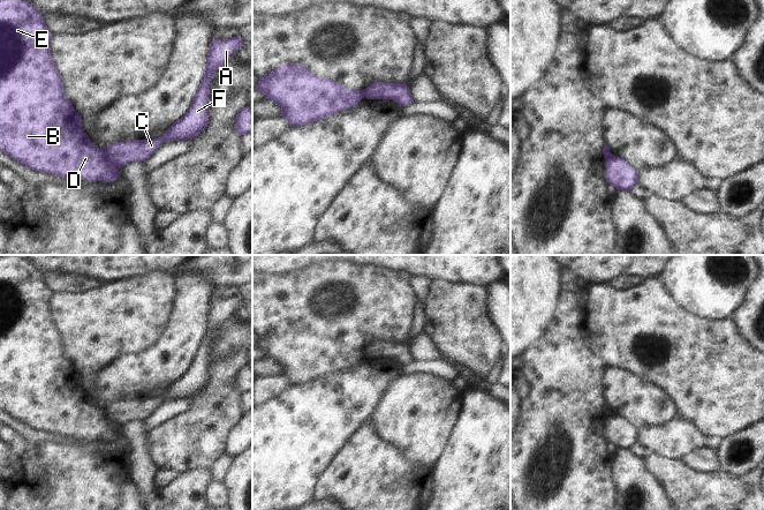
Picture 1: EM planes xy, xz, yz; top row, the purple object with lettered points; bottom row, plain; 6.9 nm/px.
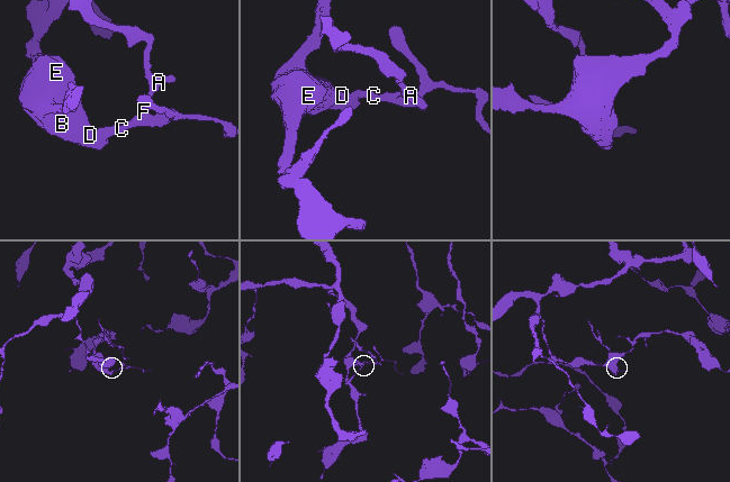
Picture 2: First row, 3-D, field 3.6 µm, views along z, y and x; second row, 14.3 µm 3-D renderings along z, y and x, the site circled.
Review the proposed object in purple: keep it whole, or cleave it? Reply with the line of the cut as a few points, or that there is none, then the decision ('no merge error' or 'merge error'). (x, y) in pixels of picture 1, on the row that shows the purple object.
cut in xy along (101, 149), (106, 158), (114, 164); merge error

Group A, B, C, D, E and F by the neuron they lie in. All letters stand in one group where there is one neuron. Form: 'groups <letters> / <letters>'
groups A C F / B D E

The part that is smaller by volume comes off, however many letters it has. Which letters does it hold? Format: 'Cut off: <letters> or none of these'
Cut off: A, C, F

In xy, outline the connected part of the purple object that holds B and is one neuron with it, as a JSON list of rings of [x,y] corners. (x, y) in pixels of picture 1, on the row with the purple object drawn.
[[[0,0],[0,151],[20,162],[21,164],[32,168],[33,171],[51,173],[67,180],[80,179],[93,182],[114,182],[120,175],[119,170],[114,166],[114,164],[107,160],[103,149],[97,148],[90,142],[89,136],[83,129],[81,115],[75,112],[71,102],[65,96],[60,74],[51,55],[50,45],[52,37],[53,35],[45,24],[40,12],[27,0]]]

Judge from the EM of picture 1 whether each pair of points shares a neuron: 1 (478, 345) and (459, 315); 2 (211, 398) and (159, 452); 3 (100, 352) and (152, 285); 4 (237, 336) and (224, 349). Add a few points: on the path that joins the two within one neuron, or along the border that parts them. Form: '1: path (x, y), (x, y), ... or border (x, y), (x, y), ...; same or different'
1: path (471, 338), (459, 325), (459, 322); same
2: path (199, 412), (173, 439); same
3: path (111, 336), (145, 301); same
4: path (234, 338), (227, 345); same

